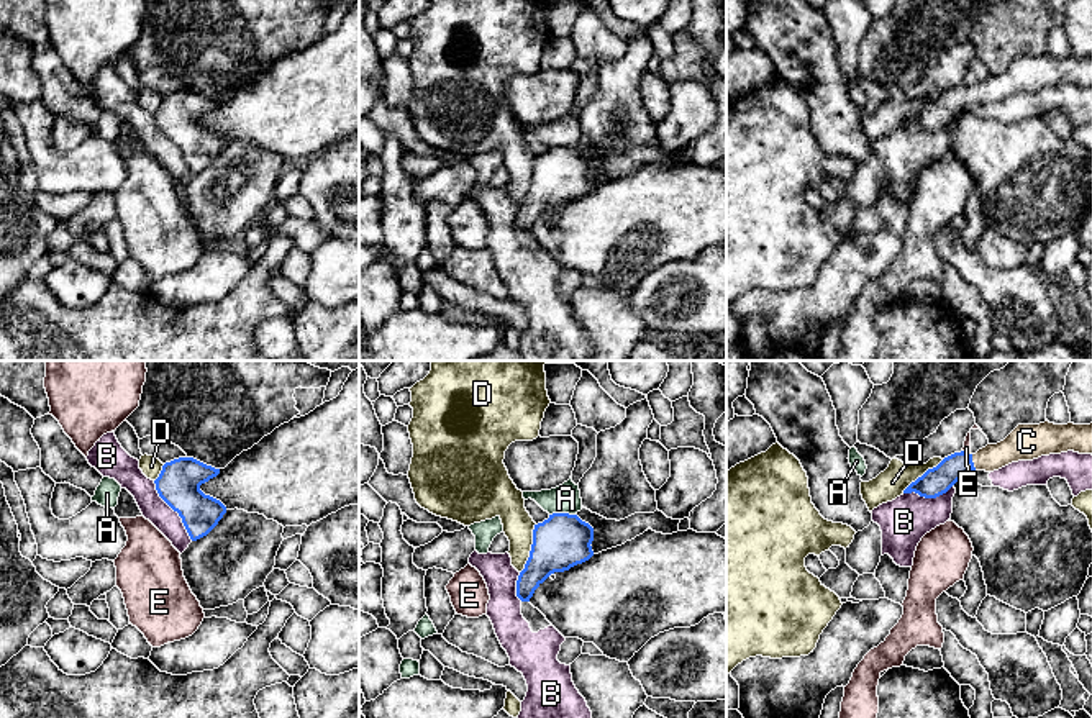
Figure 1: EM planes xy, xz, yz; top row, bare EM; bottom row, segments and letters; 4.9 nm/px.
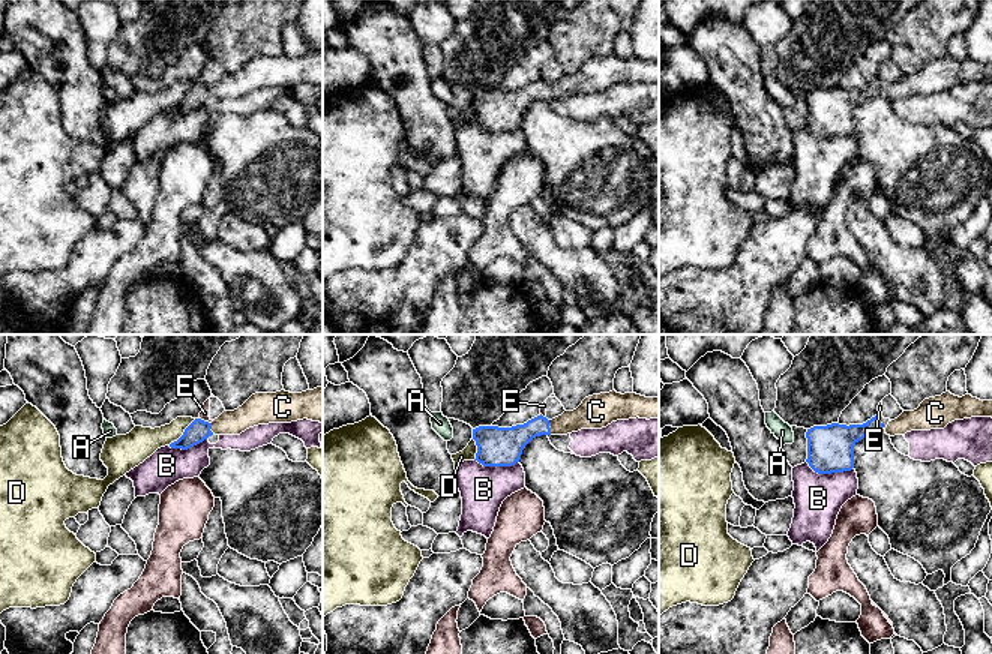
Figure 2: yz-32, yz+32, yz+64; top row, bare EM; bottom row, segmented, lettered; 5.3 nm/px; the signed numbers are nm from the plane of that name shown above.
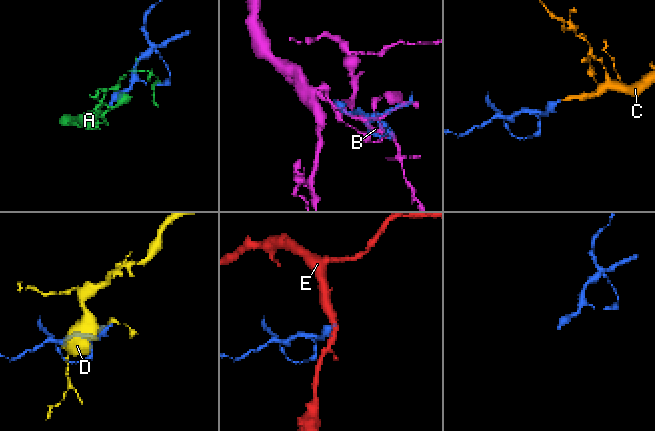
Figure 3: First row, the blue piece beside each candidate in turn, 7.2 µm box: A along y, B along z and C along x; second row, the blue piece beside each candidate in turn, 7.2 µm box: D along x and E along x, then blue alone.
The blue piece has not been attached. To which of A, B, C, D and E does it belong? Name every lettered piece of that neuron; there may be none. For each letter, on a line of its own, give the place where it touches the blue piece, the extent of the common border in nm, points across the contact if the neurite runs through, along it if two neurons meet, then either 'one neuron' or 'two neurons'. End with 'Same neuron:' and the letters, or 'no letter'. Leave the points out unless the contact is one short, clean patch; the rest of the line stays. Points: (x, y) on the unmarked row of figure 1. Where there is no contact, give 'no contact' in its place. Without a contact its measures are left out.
A: xz (561, 146) | 130 nm | along xz (574, 146), (550, 148) | two neurons
B: xy (174, 143) | 360 nm | two neurons
C: yz (973, 95) | 80 nm | across yz (937, 113), (955, 99), (973, 95), (999, 89), (1020, 77) | one neuron
D: xz (532, 181) | 260 nm | along xz (535, 156), (530, 189), (520, 205) | two neurons
E: yz (966, 86) | 50 nm | along yz (963, 82), (969, 87) | two neurons
Same neuron: C

